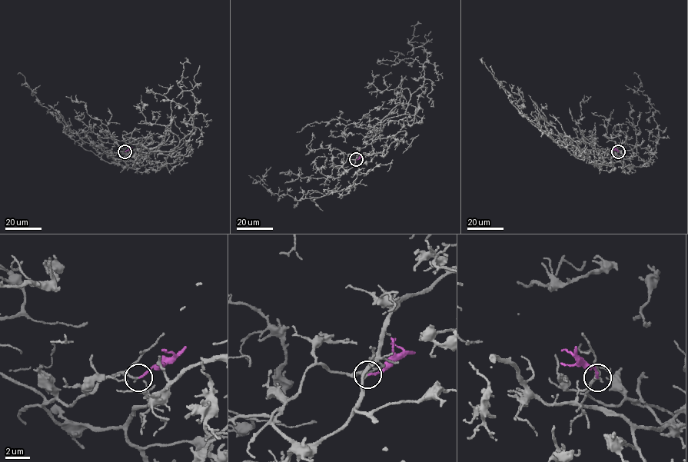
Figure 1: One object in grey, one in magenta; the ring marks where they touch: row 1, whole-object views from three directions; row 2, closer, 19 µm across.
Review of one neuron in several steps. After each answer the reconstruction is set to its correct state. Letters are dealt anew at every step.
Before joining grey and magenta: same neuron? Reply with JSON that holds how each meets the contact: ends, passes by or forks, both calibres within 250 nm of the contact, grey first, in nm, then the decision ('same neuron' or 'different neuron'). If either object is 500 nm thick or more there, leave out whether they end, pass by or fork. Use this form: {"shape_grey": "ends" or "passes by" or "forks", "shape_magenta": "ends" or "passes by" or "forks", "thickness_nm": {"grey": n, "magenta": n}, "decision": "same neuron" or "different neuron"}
{"shape_grey": "ends", "shape_magenta": "ends", "thickness_nm": {"grey": 200, "magenta": 180}, "decision": "same neuron"}

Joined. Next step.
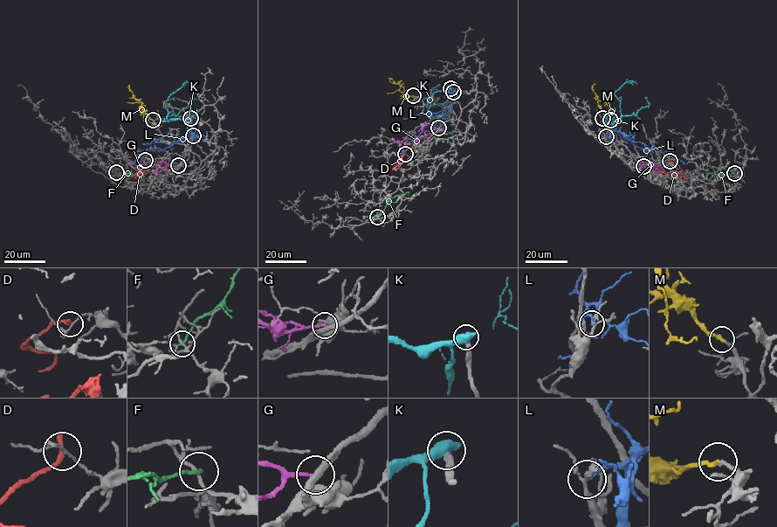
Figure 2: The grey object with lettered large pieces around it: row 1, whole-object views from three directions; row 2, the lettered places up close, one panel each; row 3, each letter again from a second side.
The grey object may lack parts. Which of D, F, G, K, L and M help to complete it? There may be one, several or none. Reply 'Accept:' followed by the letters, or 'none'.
Accept: M

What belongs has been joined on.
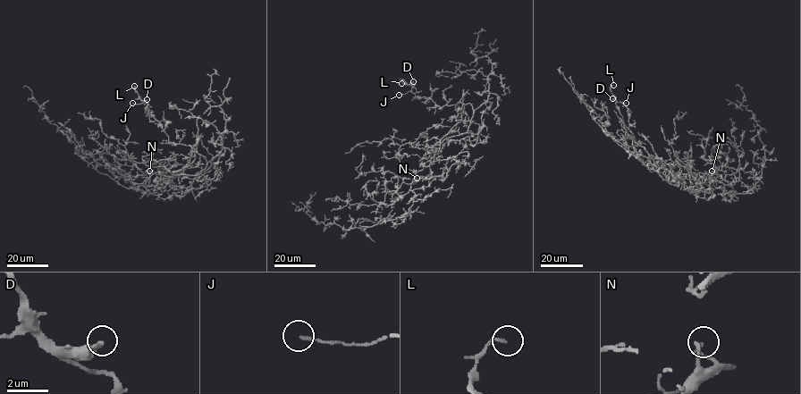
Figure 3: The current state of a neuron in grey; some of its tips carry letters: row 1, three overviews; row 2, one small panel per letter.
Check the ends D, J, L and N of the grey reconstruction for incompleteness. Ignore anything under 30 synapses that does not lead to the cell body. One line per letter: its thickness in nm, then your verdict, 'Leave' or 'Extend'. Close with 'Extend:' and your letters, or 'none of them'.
D: Thickness 200 nm. Leave
J: Thickness 120 nm. Leave
L: Thickness 120 nm. Leave
N: Thickness 130 nm. Leave
Extend: none of them

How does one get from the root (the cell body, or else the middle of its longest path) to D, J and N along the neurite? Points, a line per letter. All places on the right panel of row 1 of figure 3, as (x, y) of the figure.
D: (703, 173), (665, 176), (645, 167), (635, 156), (634, 147), (638, 144), (629, 129), (628, 108), (612, 98)
J: (703, 173), (665, 176), (638, 161), (634, 149), (638, 144), (629, 129), (629, 113), (622, 103), (626, 103)
N: (703, 173), (709, 180), (729, 184), (725, 180), (718, 180), (718, 175), (712, 171)

